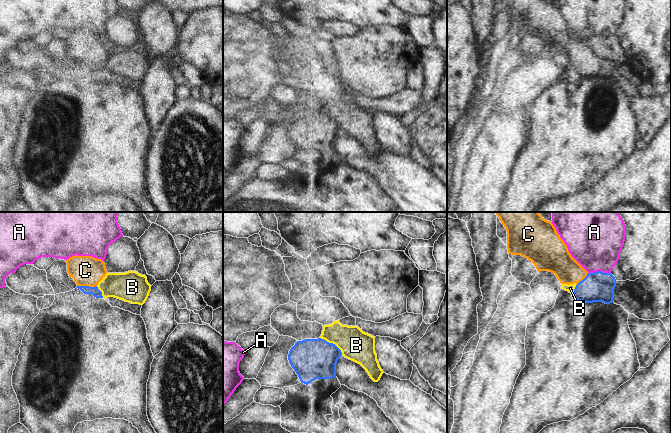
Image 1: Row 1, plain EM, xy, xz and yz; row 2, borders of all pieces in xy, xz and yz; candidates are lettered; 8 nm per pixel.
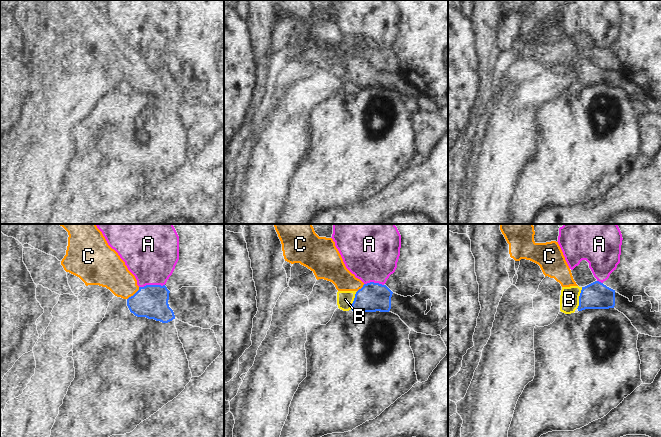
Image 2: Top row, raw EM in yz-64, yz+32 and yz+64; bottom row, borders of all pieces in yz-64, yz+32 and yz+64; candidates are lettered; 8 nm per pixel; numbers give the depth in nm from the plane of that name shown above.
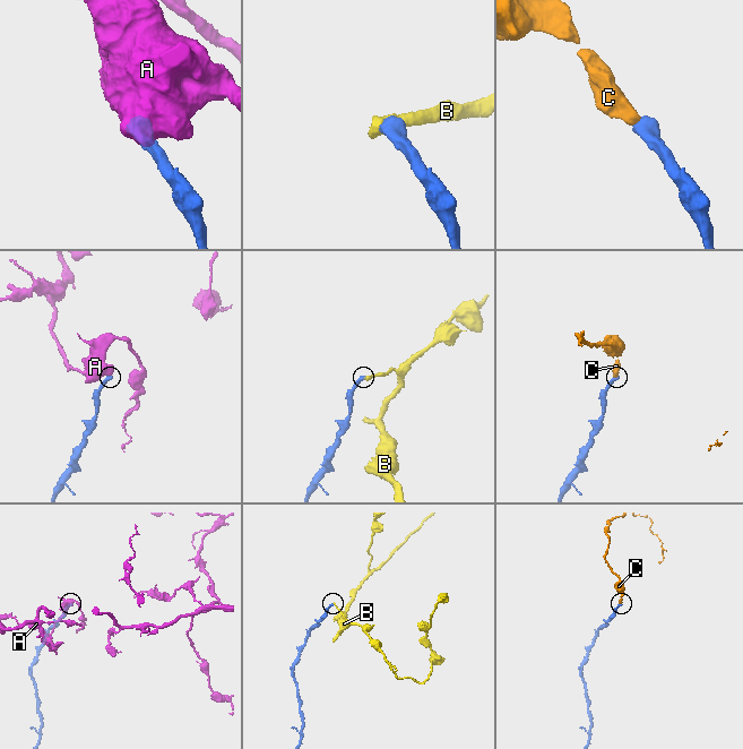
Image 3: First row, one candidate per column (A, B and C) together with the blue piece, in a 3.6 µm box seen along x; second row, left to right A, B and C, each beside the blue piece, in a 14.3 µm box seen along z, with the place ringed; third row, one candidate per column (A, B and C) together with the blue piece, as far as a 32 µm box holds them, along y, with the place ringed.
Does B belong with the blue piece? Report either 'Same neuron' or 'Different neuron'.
Different neuron.

